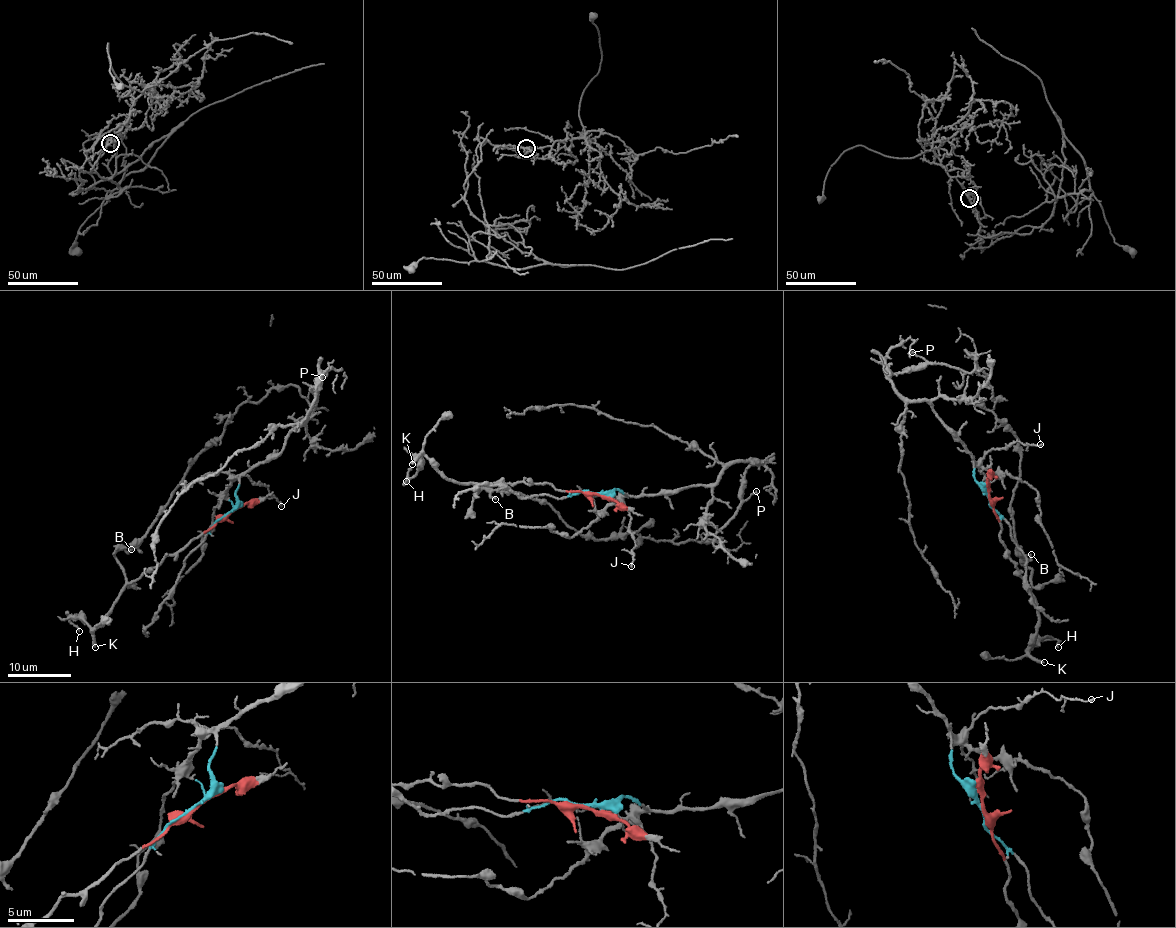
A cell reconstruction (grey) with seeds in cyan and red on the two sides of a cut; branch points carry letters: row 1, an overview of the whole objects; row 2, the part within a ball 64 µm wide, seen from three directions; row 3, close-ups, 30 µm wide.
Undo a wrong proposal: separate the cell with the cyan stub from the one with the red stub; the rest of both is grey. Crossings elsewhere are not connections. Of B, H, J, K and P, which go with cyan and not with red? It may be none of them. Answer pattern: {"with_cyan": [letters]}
{"with_cyan": ["J", "P"]}

